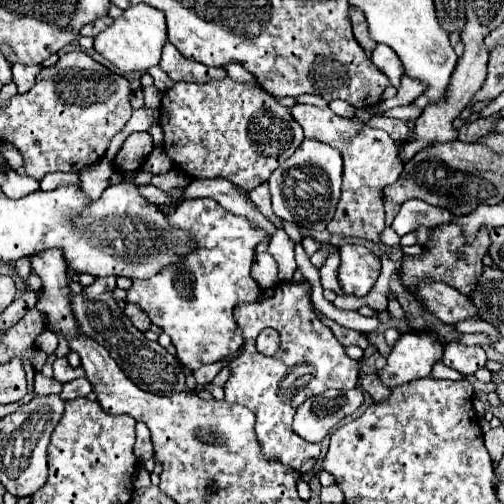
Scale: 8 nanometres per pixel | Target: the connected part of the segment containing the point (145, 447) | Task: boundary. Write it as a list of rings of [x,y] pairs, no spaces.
[[[144,422],[136,424],[136,446],[134,446],[134,454],[140,462],[148,462],[154,456],[154,448],[152,448],[152,438],[150,438],[150,430]]]

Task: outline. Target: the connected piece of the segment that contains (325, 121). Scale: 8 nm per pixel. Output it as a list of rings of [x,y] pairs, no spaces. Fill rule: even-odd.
[[[296,104],[290,108],[292,118],[302,126],[306,138],[314,138],[320,142],[326,142],[340,150],[344,158],[344,182],[342,182],[342,196],[336,206],[336,214],[326,226],[330,234],[340,234],[340,236],[356,236],[356,238],[366,238],[372,240],[380,246],[382,252],[386,248],[378,240],[380,232],[384,230],[384,200],[382,200],[382,190],[384,186],[392,184],[398,180],[402,172],[402,160],[400,160],[400,146],[396,140],[388,136],[384,130],[370,128],[358,120],[352,118],[342,118],[336,116],[330,108],[316,108],[316,106],[306,106],[306,104]]]

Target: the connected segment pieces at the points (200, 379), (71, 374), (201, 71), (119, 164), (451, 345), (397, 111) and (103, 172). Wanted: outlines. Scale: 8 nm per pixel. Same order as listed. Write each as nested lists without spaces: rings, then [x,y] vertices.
[[[214,362],[214,364],[208,364],[208,366],[198,368],[198,370],[194,372],[196,384],[198,384],[198,386],[204,386],[204,384],[212,382],[212,380],[214,380],[214,376],[220,372],[220,368],[222,368],[222,362]]]
[[[56,358],[54,362],[54,378],[58,378],[60,382],[70,382],[74,378],[80,378],[80,376],[86,376],[82,368],[70,368],[68,364],[68,358]]]
[[[164,44],[160,68],[174,80],[174,82],[208,82],[214,78],[224,78],[224,68],[208,68],[184,58],[172,44]]]
[[[132,132],[126,138],[118,156],[114,158],[114,168],[122,174],[138,170],[144,164],[146,156],[152,152],[152,148],[154,148],[154,144],[152,144],[152,138],[148,132]]]
[[[448,342],[444,350],[444,364],[458,370],[464,376],[476,374],[476,370],[484,368],[486,354],[482,346],[462,346],[458,342]]]
[[[412,103],[405,106],[395,107],[380,115],[406,122],[408,120],[416,120],[421,113],[422,110]]]
[[[100,160],[94,166],[88,166],[80,172],[80,186],[82,192],[88,196],[88,200],[98,200],[100,194],[106,190],[108,186],[108,178],[112,174],[112,166],[106,160]]]

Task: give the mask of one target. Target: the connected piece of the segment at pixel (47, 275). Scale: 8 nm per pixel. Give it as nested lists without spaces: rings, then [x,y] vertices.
[[[52,248],[48,252],[40,252],[36,256],[30,256],[32,270],[42,278],[44,296],[38,300],[36,308],[40,312],[46,312],[50,318],[50,328],[62,332],[66,338],[80,332],[72,308],[68,302],[68,282],[66,282],[66,260],[64,252],[60,248]]]

